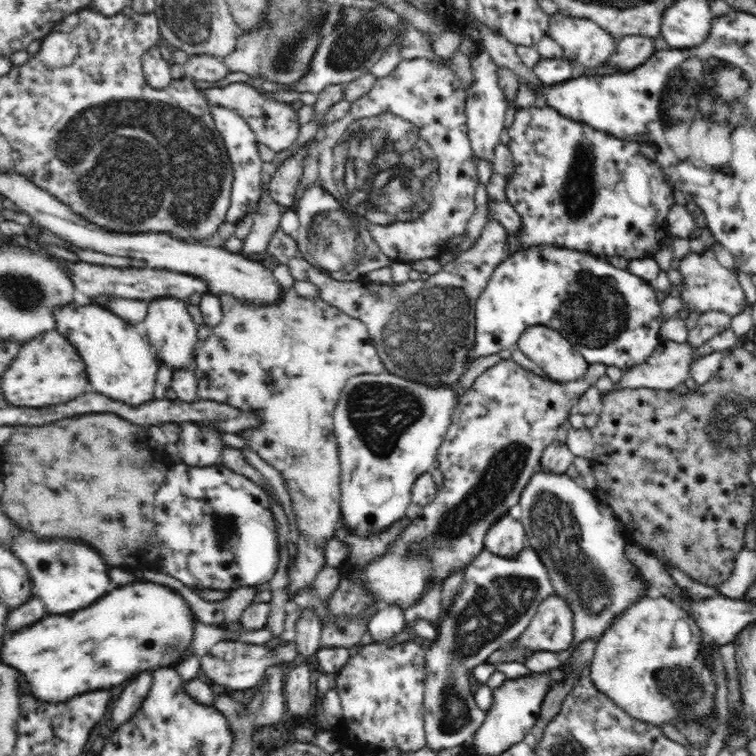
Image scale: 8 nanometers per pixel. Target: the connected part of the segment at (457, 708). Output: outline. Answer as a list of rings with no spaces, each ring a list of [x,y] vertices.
[[[528,544],[513,557],[498,556],[486,548],[480,551],[480,554],[467,564],[461,588],[454,596],[448,611],[442,610],[439,587],[439,582],[434,582],[434,586],[428,587],[423,595],[420,595],[420,598],[404,611],[407,622],[424,618],[438,631],[438,637],[425,645],[427,674],[423,695],[425,711],[423,727],[426,734],[426,747],[436,752],[445,749],[455,751],[474,741],[476,731],[482,727],[486,719],[486,713],[478,707],[474,701],[474,694],[469,688],[472,684],[470,677],[473,668],[484,663],[496,649],[506,647],[516,640],[528,628],[542,600],[554,595],[554,587],[550,581],[548,569],[542,563],[539,553]]]

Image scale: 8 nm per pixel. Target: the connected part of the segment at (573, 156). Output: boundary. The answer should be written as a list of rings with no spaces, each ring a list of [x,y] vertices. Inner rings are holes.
[[[536,105],[524,107],[515,112],[514,121],[509,127],[510,141],[507,143],[514,161],[514,174],[507,180],[506,197],[507,202],[514,208],[514,211],[520,216],[522,221],[522,232],[520,238],[508,235],[508,248],[510,251],[520,249],[521,247],[531,247],[538,245],[550,245],[555,247],[570,248],[580,252],[590,252],[598,257],[612,257],[619,255],[628,261],[633,259],[653,259],[656,252],[664,246],[664,238],[670,235],[667,227],[667,218],[670,208],[676,204],[674,201],[674,188],[670,179],[664,174],[664,171],[656,162],[648,160],[642,154],[642,144],[632,142],[631,140],[620,140],[610,134],[604,134],[587,124],[574,122],[559,112],[548,106]]]

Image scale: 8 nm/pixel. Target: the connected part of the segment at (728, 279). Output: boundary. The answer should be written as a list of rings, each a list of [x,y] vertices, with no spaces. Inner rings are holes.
[[[706,249],[701,253],[690,251],[679,262],[682,284],[674,285],[672,294],[680,296],[683,303],[681,308],[686,307],[690,313],[698,313],[700,316],[706,311],[720,311],[731,317],[747,307],[744,289],[739,283],[738,276],[724,266],[720,266],[712,249]]]

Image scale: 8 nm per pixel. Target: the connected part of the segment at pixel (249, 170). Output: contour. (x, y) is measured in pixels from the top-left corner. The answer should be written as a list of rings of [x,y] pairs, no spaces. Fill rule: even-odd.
[[[218,105],[211,106],[212,118],[217,131],[222,135],[225,147],[233,168],[232,192],[230,194],[230,208],[226,212],[225,222],[236,225],[247,214],[254,215],[263,196],[262,190],[262,164],[258,155],[258,139],[254,131],[248,126],[243,116],[230,108]]]

